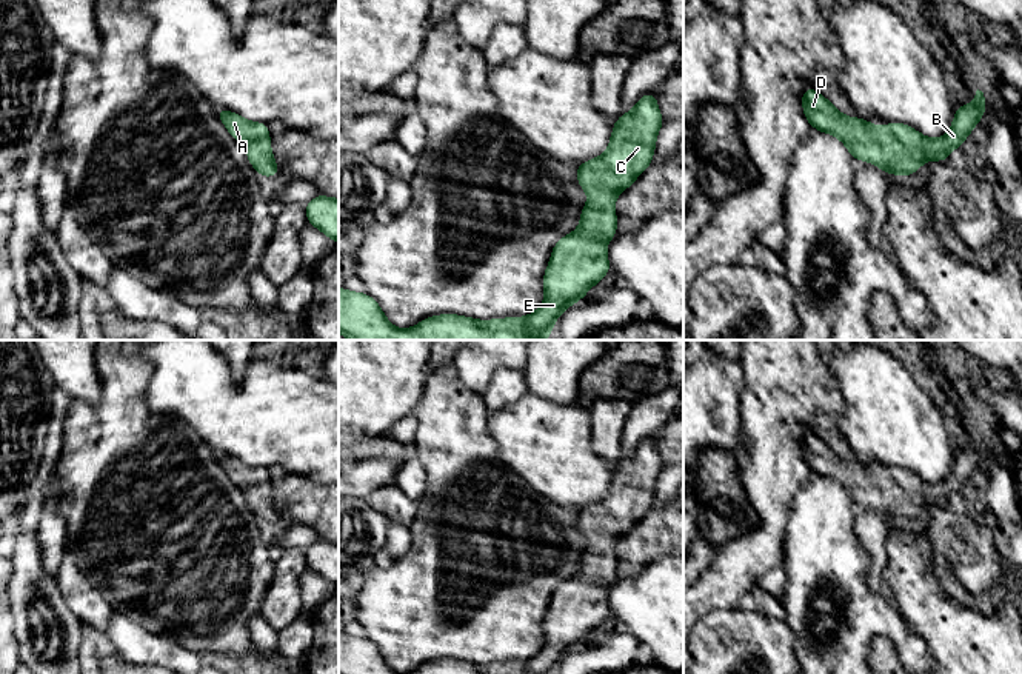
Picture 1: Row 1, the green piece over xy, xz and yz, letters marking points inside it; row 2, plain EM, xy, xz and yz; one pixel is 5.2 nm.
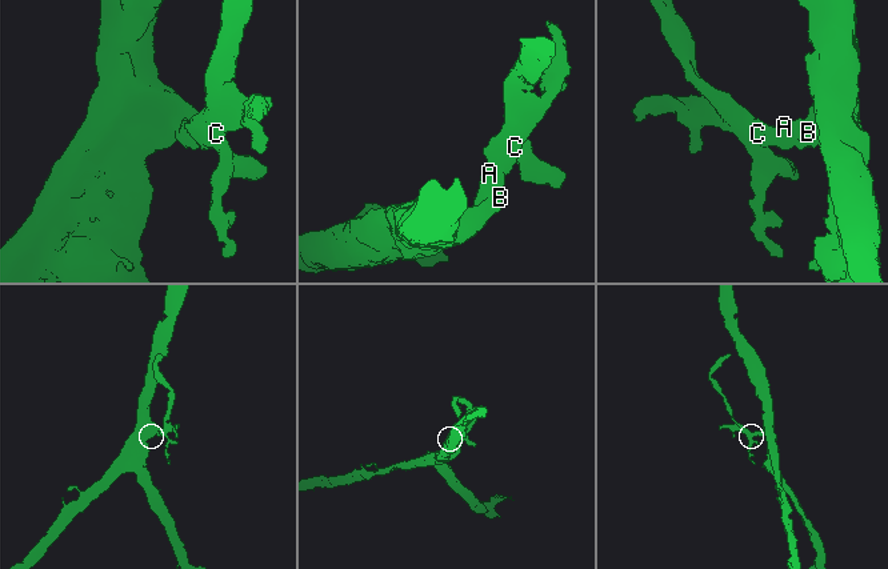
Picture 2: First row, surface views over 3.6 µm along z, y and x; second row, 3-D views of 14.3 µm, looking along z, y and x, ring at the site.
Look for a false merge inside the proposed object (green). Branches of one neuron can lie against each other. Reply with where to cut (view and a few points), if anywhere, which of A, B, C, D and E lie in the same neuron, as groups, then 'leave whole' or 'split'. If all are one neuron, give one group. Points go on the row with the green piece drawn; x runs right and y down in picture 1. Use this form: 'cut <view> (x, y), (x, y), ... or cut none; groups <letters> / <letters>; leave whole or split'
cut none; groups A B C D E; leave whole

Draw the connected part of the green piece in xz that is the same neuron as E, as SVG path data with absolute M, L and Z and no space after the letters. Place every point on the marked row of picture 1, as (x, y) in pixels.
M656 91L648 92L630 112L614 122L608 149L576 166L577 182L586 192L588 203L582 208L579 228L556 242L542 279L545 299L533 314L493 320L439 314L423 319L412 328L400 329L389 323L371 295L339 288L339 332L348 340L546 340L559 315L585 299L585 294L611 272L606 245L617 235L616 199L651 165L656 138L663 123Z

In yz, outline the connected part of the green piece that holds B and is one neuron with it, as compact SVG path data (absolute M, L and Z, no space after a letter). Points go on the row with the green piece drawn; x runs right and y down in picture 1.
M807 86L800 103L813 129L837 137L854 160L873 163L899 177L916 174L925 162L950 160L950 152L954 148L962 149L987 111L984 92L977 89L971 105L956 108L950 131L944 137L928 138L899 122L879 128L860 117L845 117L811 86Z

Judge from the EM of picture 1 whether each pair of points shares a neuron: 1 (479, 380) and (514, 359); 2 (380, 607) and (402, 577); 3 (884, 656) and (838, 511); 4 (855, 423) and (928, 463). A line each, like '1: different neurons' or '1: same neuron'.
1: same neuron
2: same neuron
3: different neurons
4: same neuron

